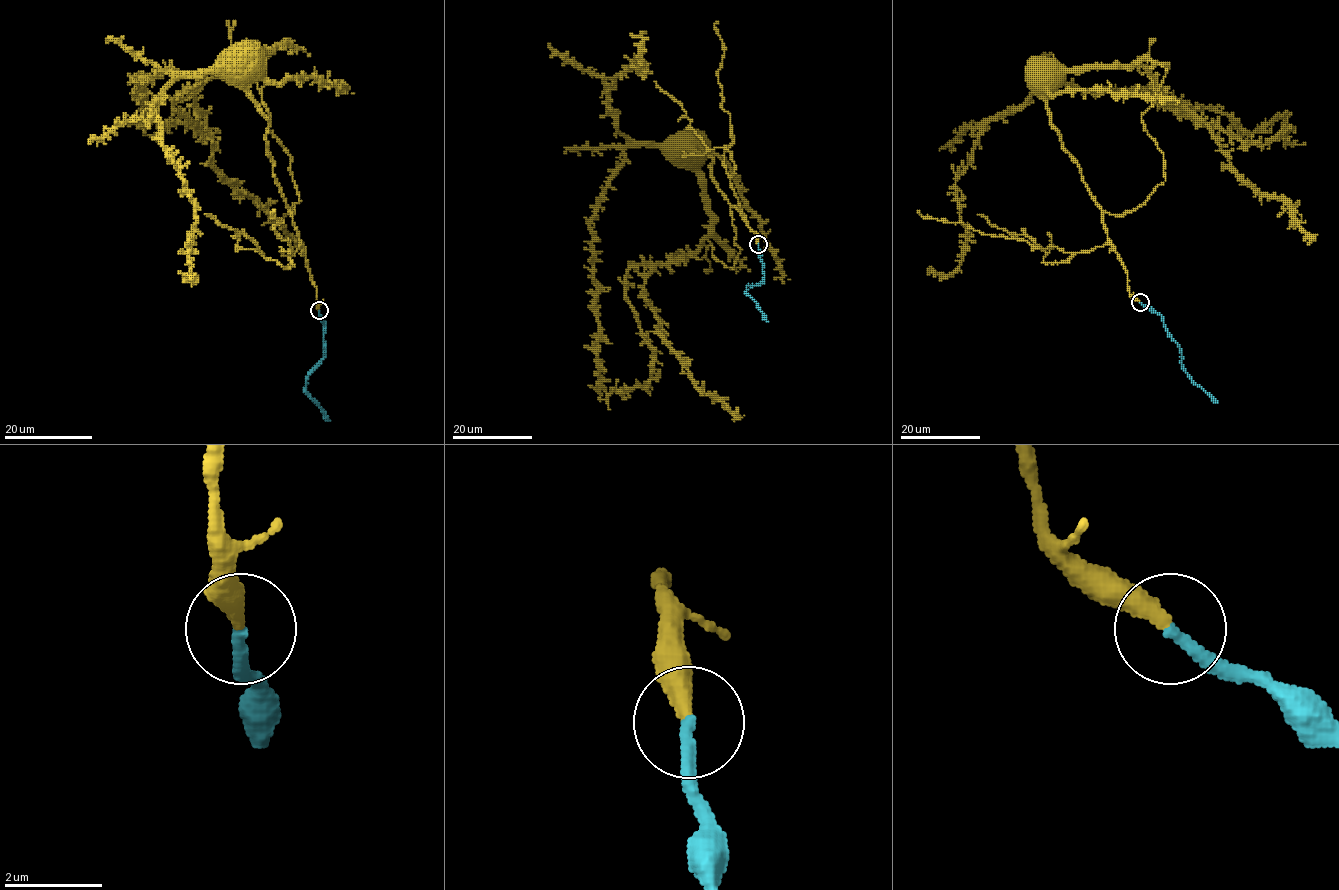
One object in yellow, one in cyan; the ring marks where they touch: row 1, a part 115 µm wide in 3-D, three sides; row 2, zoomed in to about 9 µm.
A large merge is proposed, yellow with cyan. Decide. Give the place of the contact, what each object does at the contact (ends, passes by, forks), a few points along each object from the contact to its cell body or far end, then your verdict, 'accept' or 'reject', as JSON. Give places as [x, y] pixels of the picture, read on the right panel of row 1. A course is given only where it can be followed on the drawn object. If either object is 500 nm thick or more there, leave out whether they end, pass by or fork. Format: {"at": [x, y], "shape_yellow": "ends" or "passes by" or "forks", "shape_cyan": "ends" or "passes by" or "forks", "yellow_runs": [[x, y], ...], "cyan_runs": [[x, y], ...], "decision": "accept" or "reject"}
{"at": [1140, 302], "shape_yellow": "ends", "shape_cyan": "ends", "yellow_runs": [[1140, 302], [1130, 294], [1127, 272], [1108, 237], [1103, 211], [1052, 124], [1043, 95], [1046, 82]], "cyan_runs": [[1140, 302], [1161, 316], [1167, 334], [1180, 350], [1182, 368], [1218, 403]], "decision": "accept"}

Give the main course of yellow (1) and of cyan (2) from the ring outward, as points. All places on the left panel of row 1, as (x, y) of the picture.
1: (319, 310), (305, 248), (273, 175), (267, 140), (269, 120), (255, 99), (225, 69)
2: (319, 310), (325, 355), (307, 376), (306, 392), (328, 421)

